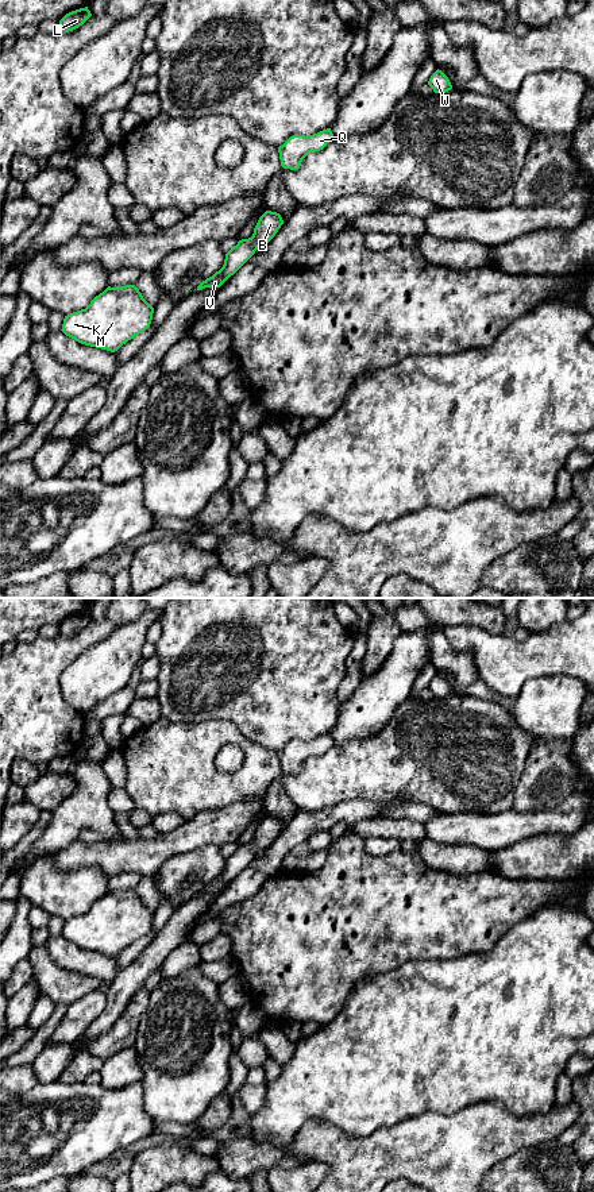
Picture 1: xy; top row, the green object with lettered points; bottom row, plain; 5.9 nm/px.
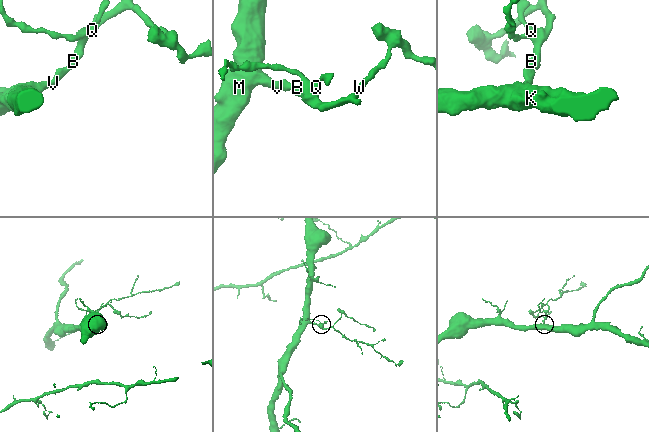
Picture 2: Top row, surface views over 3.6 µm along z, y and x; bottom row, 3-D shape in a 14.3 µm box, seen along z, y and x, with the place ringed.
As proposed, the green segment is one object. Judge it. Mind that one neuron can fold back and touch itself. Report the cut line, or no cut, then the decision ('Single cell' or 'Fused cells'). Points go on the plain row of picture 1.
No split. Single cell

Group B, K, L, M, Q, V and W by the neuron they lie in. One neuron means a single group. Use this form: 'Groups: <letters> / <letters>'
Groups: B K L M Q V W

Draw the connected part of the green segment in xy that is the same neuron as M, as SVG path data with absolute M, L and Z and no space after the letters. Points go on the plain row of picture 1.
M135 890L108 891L85 914L65 921L61 936L81 949L115 957L150 931L153 918Z

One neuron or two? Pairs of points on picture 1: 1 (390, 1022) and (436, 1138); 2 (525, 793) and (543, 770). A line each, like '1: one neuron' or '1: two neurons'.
1: two neurons
2: one neuron

